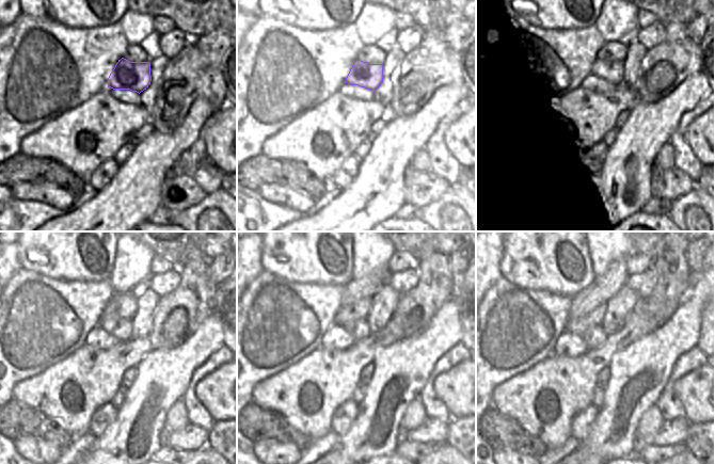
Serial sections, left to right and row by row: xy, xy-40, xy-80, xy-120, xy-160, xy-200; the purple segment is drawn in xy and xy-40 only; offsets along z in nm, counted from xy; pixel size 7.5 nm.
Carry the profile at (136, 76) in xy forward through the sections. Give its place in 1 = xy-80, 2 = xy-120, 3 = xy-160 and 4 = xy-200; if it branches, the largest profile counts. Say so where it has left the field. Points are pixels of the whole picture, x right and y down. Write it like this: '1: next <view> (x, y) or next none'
1: next xy-80 (604, 76)
2: next xy-120 (121, 329)
3: next xy-160 (359, 330)
4: next xy-200 (596, 336)

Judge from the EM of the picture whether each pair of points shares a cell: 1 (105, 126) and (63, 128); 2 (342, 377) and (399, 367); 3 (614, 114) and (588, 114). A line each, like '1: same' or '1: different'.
1: same
2: different
3: same

